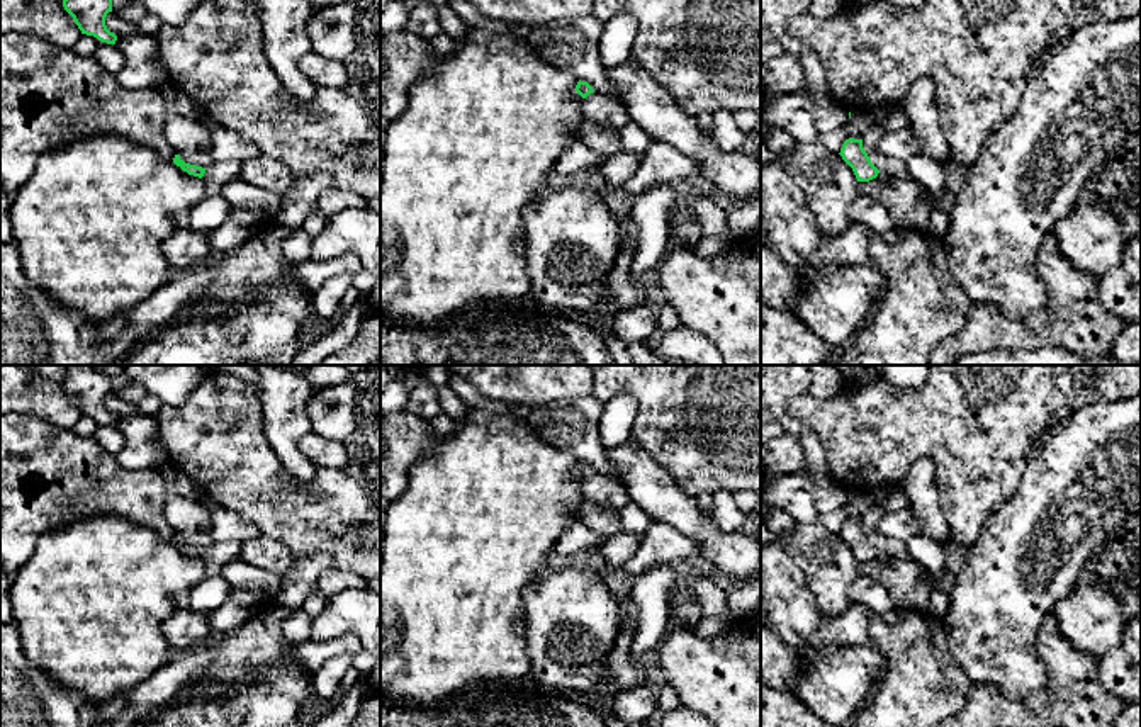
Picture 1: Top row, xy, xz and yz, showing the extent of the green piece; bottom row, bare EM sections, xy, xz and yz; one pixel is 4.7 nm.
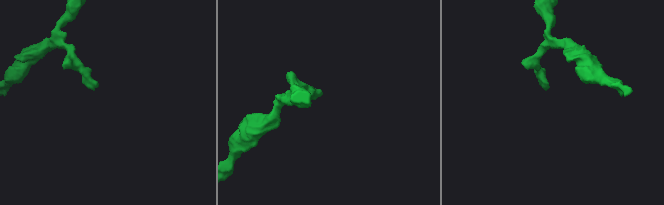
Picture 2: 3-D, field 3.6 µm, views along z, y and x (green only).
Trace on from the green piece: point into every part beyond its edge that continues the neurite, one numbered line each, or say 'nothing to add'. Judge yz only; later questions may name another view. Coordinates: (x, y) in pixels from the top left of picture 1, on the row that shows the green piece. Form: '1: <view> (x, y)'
1: yz (892, 167)

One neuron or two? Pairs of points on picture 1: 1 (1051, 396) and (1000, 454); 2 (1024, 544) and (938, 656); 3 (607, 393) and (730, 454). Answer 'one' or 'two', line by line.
1: one
2: two
3: one

